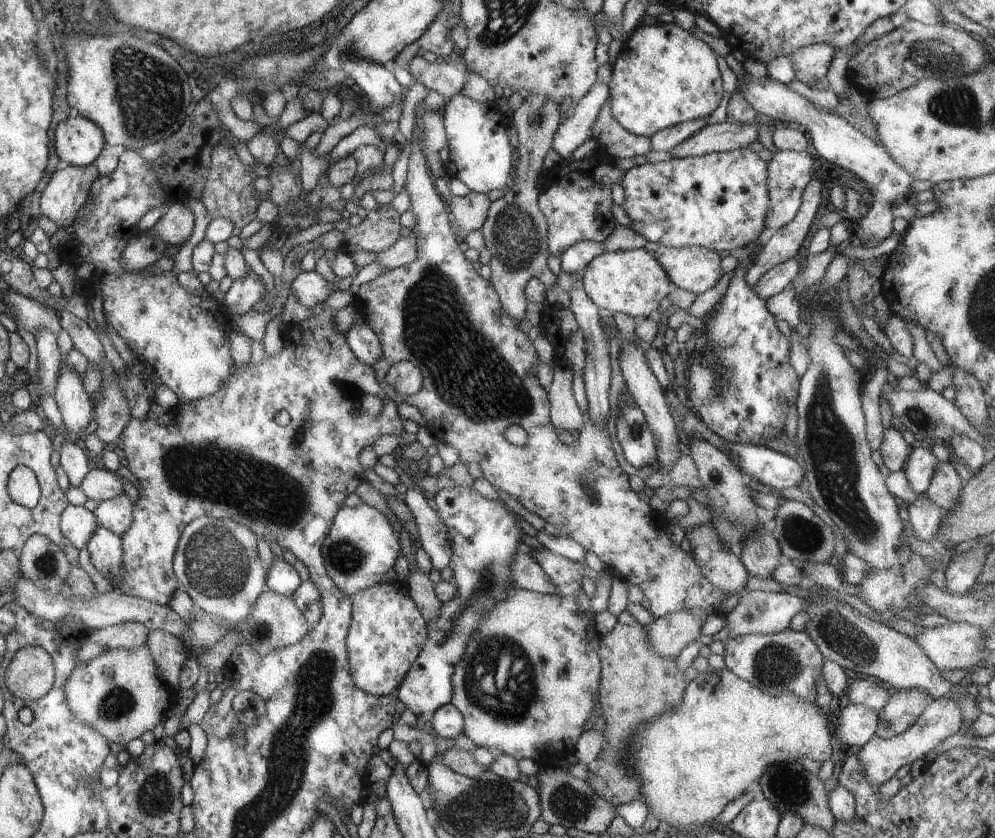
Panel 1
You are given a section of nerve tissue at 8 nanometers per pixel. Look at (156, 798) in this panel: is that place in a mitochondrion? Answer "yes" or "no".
yes

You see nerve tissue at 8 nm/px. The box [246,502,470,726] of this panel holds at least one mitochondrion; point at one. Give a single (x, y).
(345, 557)

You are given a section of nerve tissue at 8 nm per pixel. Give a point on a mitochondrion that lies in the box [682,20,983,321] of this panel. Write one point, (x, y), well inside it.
(927, 54)

